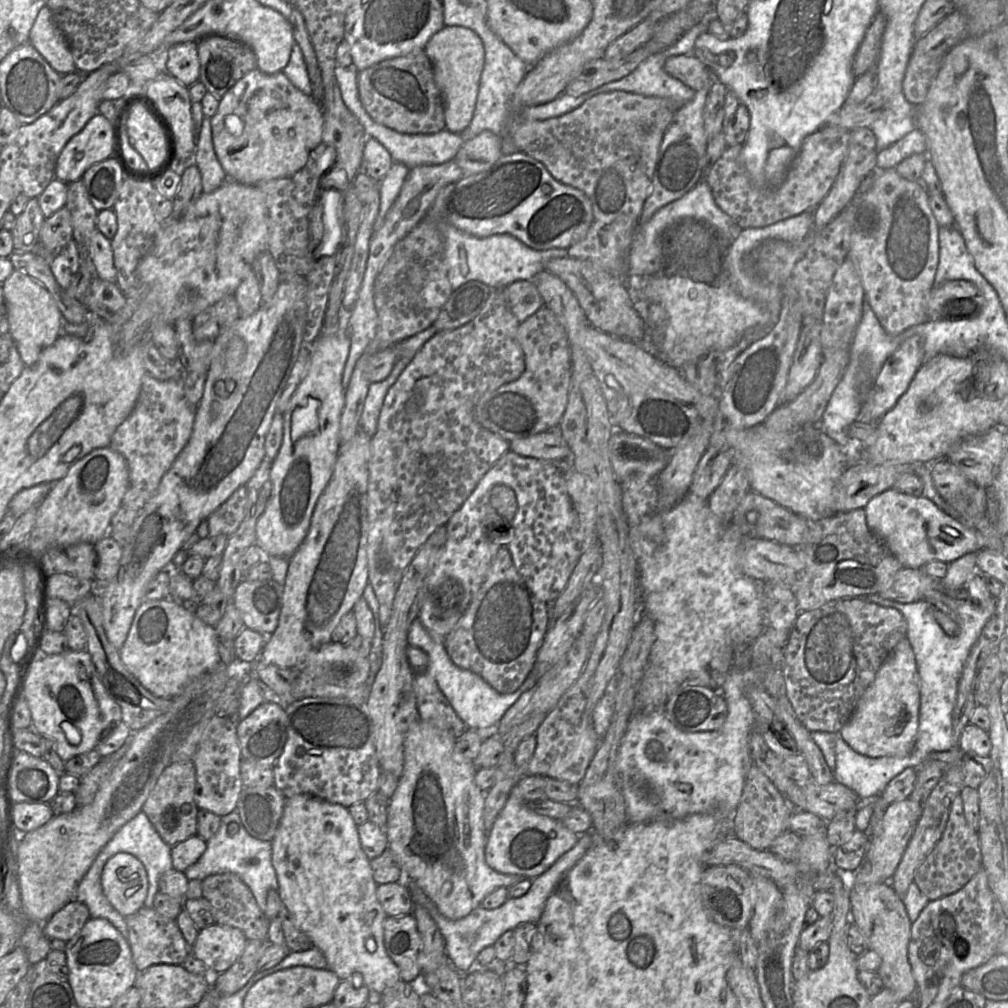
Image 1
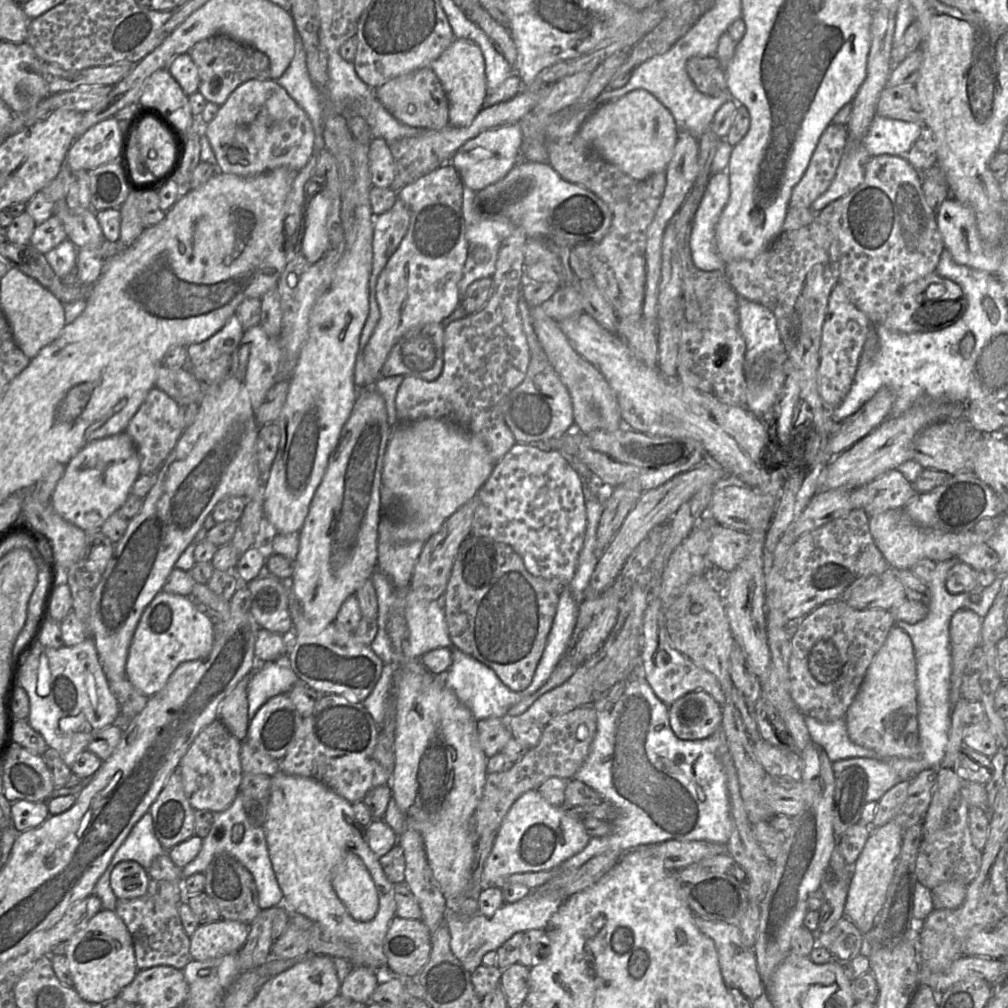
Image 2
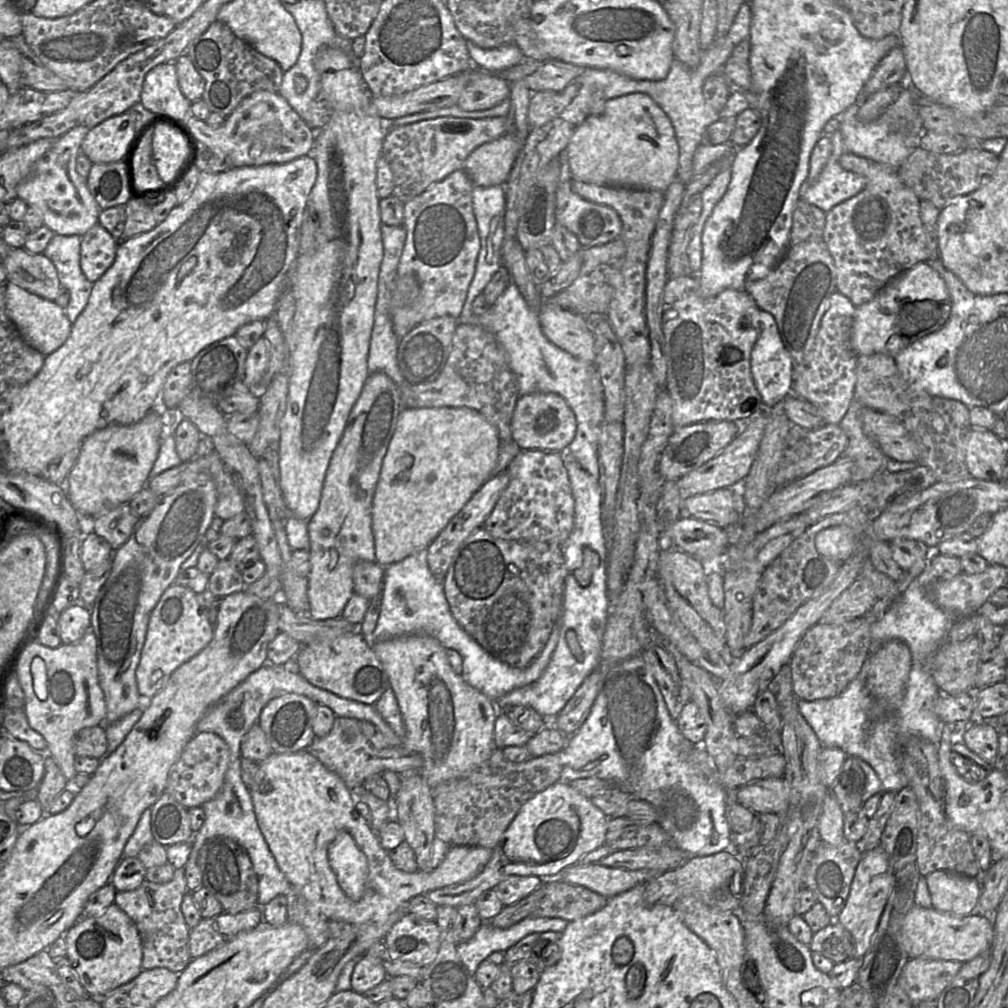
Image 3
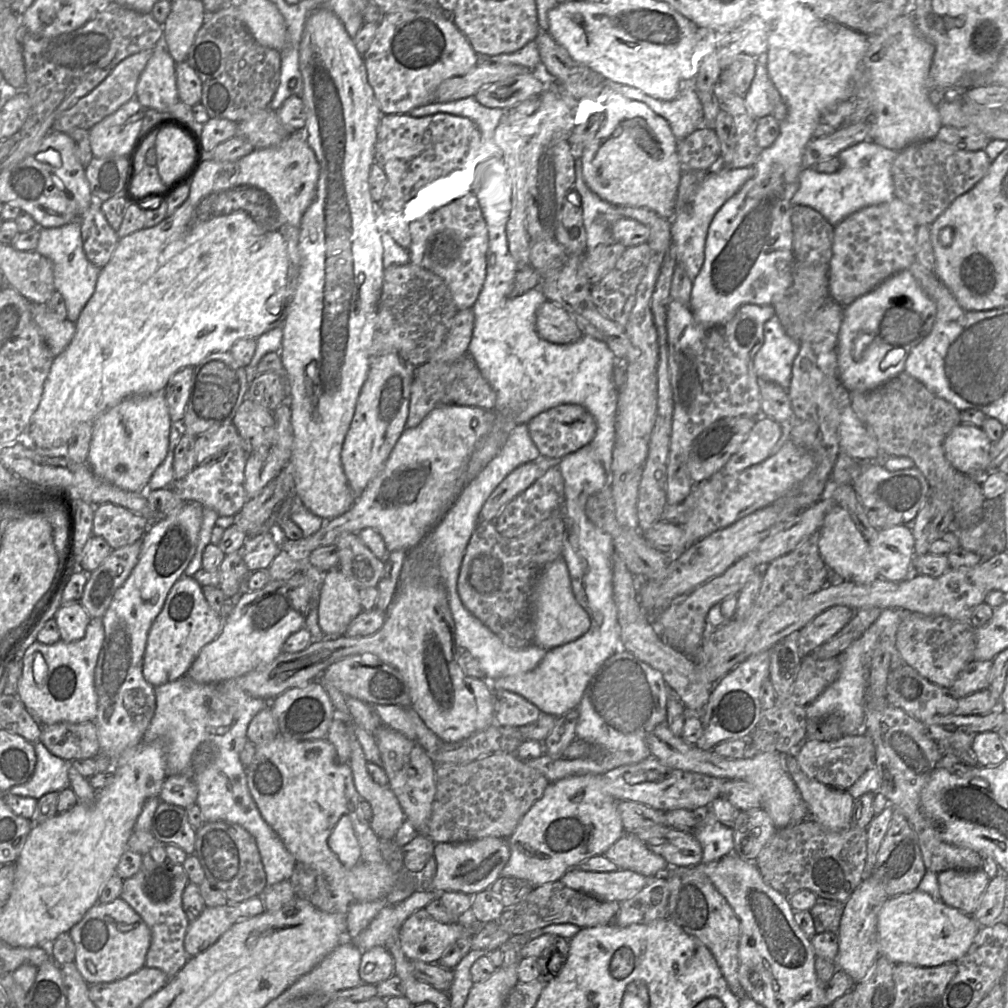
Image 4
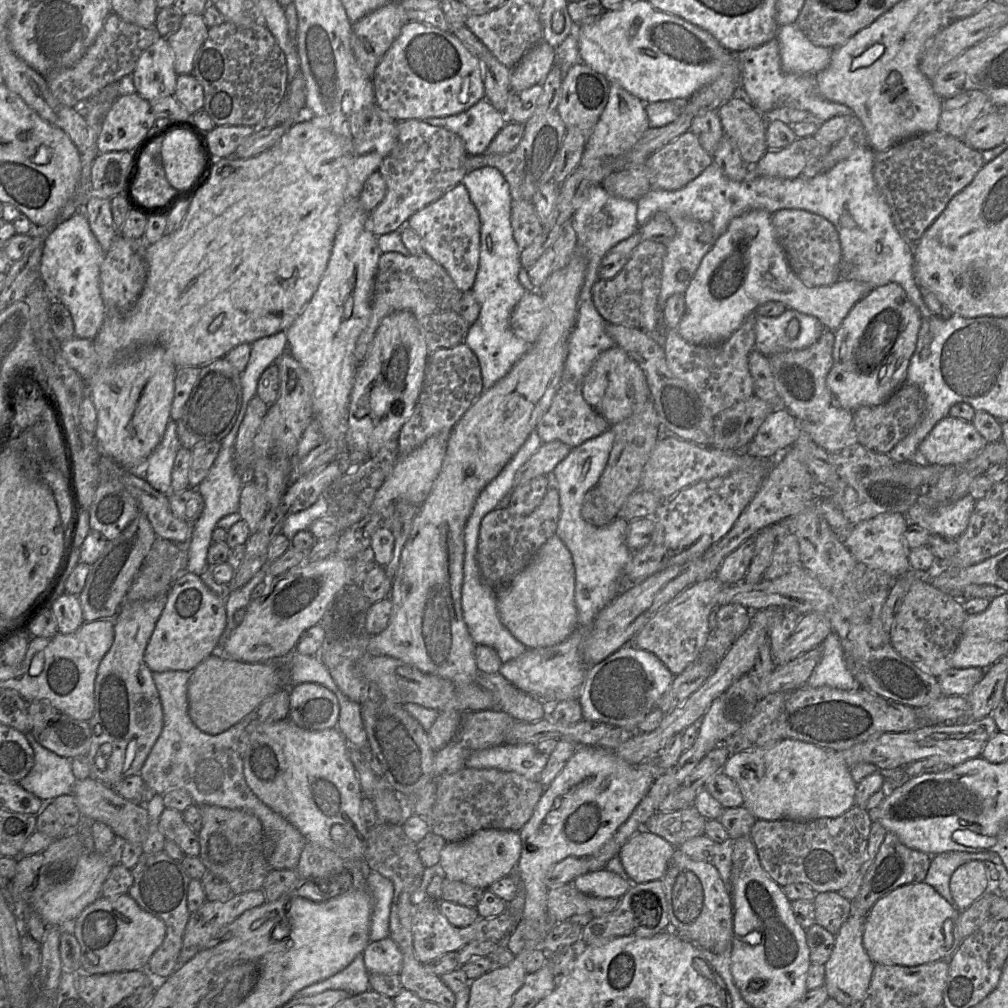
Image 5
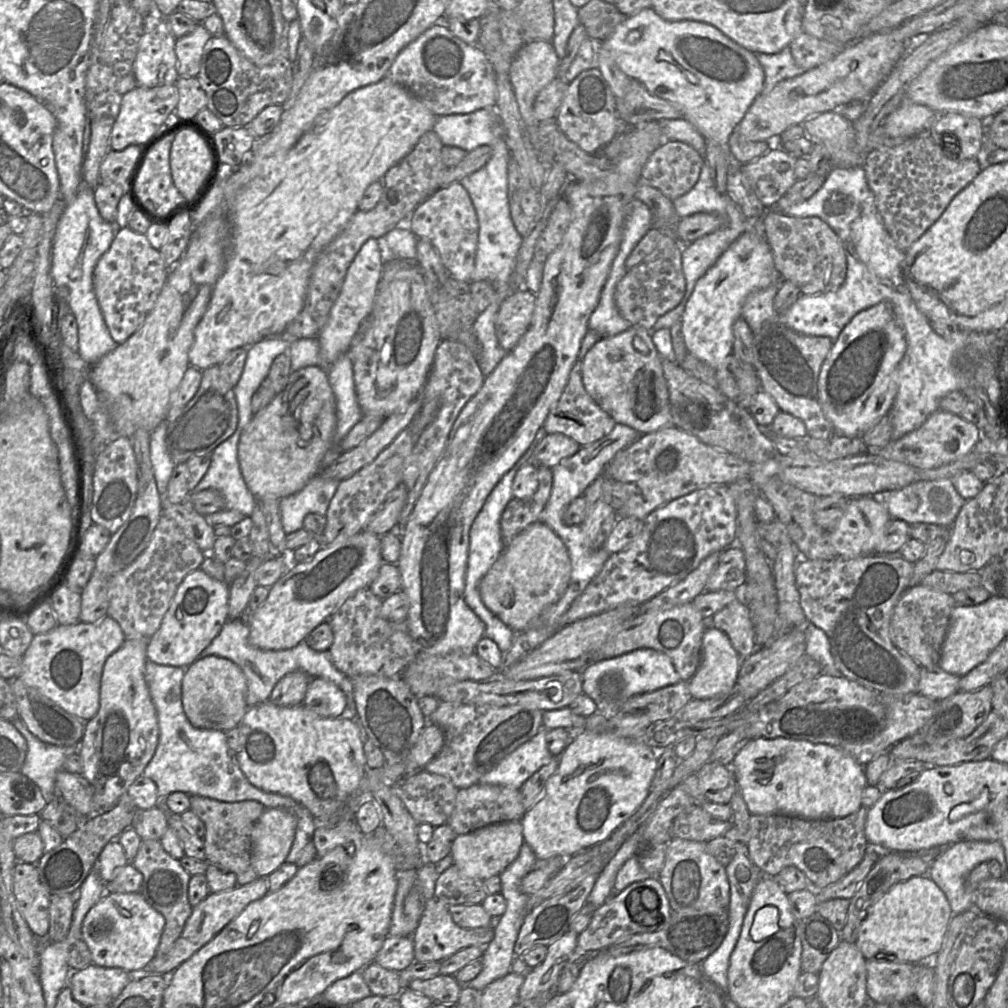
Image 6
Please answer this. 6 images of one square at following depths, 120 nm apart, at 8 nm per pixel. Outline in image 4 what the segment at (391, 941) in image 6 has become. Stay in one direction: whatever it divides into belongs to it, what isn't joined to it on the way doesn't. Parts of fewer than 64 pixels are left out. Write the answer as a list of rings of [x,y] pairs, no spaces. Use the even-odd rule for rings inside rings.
[[[385,946],[362,951],[359,976],[363,983],[377,985],[394,974],[394,960]]]

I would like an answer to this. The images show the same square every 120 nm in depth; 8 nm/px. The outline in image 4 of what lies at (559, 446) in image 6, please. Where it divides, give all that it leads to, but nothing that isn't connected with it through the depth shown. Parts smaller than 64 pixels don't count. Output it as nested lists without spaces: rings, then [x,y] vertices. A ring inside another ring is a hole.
[[[540,455],[536,459],[518,466],[506,476],[486,500],[479,514],[479,521],[494,520],[509,501],[525,491],[547,470],[557,464],[558,459]]]

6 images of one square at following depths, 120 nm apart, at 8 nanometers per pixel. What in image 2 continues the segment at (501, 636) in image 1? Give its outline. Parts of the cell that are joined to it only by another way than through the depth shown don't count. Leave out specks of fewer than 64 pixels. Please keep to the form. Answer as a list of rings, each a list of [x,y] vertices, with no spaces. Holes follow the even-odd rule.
[[[469,536],[458,550],[443,593],[449,637],[455,647],[491,668],[510,690],[519,692],[532,681],[563,589],[564,584],[557,578],[531,574],[511,546],[488,537]]]

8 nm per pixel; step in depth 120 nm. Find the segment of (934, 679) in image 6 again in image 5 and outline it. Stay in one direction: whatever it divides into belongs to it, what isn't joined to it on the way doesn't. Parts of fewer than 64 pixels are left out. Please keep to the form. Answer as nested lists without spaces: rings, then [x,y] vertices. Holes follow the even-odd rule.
[[[978,667],[949,668],[937,681],[943,696],[967,696],[983,678],[986,669]]]

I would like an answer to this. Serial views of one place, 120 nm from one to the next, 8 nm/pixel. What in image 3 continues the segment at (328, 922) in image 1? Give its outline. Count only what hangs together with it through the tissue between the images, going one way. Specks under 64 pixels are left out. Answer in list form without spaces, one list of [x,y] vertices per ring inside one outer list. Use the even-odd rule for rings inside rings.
[[[305,749],[287,754],[272,753],[267,759],[258,763],[258,771],[255,775],[253,785],[248,788],[250,790],[254,812],[256,815],[258,826],[272,852],[279,869],[283,872],[291,887],[296,888],[306,900],[324,914],[329,921],[344,921],[350,924],[367,924],[367,923],[385,923],[389,916],[401,906],[406,906],[409,900],[417,895],[426,895],[427,893],[455,885],[464,883],[477,874],[479,874],[492,857],[493,849],[480,846],[450,846],[444,860],[432,871],[417,871],[415,873],[406,873],[399,870],[392,862],[389,852],[386,851],[379,841],[377,833],[371,826],[364,822],[359,822],[360,817],[355,810],[355,795],[348,789],[343,779],[335,772],[329,770],[315,756],[307,752]]]

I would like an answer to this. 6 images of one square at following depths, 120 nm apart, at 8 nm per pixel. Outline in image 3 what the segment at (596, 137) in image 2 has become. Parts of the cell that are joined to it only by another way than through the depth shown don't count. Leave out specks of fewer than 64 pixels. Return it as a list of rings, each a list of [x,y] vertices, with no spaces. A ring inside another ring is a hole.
[[[647,94],[608,99],[601,115],[588,115],[566,147],[572,178],[590,184],[665,192],[677,177],[679,147],[672,122]]]

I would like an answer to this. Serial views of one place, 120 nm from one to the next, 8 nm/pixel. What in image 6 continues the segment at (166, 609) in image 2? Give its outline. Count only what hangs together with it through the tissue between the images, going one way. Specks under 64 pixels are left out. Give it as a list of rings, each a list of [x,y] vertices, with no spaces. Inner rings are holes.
[[[196,569],[185,576],[173,596],[157,632],[147,647],[147,660],[174,667],[188,668],[220,633],[228,618],[229,585]]]

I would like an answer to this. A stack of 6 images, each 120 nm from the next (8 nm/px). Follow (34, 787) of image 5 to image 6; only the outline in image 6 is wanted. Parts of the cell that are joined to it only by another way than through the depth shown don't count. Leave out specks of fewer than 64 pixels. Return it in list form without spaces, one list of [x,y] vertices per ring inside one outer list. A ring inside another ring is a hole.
[[[19,718],[11,721],[15,728],[22,734],[27,742],[27,753],[24,763],[21,767],[21,773],[37,784],[43,796],[49,802],[52,798],[59,798],[56,788],[56,775],[63,769],[65,759],[78,751],[79,747],[64,747],[44,743],[35,737],[26,727],[25,723]]]

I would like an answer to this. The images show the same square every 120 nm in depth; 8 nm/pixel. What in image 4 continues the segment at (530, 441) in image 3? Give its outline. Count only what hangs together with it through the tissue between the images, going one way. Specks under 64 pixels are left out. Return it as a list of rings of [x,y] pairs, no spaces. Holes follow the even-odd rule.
[[[572,403],[551,407],[534,416],[526,425],[540,455],[555,459],[560,459],[589,444],[597,428],[594,417],[587,409]]]

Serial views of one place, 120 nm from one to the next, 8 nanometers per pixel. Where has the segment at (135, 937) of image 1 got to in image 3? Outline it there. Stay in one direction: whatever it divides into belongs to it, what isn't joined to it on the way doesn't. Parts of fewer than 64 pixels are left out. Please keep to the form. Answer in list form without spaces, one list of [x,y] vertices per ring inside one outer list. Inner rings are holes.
[[[175,869],[171,881],[164,884],[153,883],[146,879],[135,890],[117,891],[114,904],[124,911],[134,922],[142,942],[142,969],[166,968],[181,973],[189,964],[189,931],[181,903],[188,892],[184,869]]]

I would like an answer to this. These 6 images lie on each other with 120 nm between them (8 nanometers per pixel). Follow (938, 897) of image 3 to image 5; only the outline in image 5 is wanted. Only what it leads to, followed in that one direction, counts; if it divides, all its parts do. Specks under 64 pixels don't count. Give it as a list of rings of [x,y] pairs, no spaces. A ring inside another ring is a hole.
[[[973,860],[959,866],[950,878],[950,892],[959,911],[991,889],[988,871],[983,861]]]

